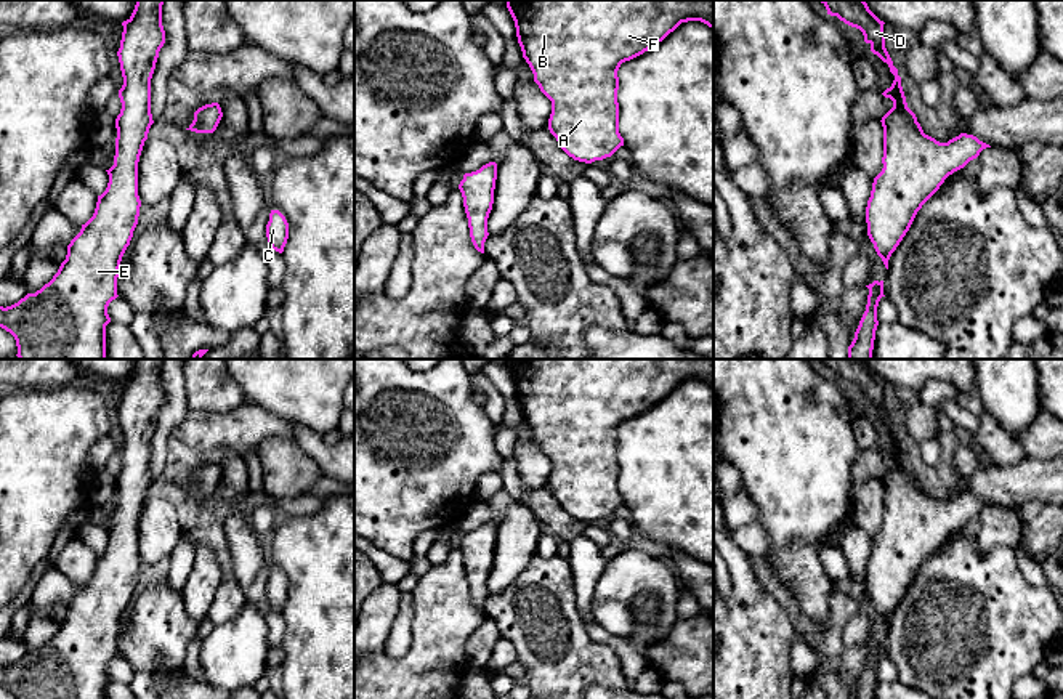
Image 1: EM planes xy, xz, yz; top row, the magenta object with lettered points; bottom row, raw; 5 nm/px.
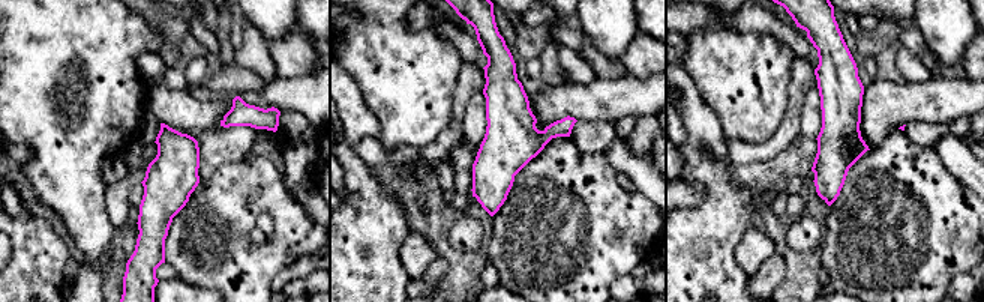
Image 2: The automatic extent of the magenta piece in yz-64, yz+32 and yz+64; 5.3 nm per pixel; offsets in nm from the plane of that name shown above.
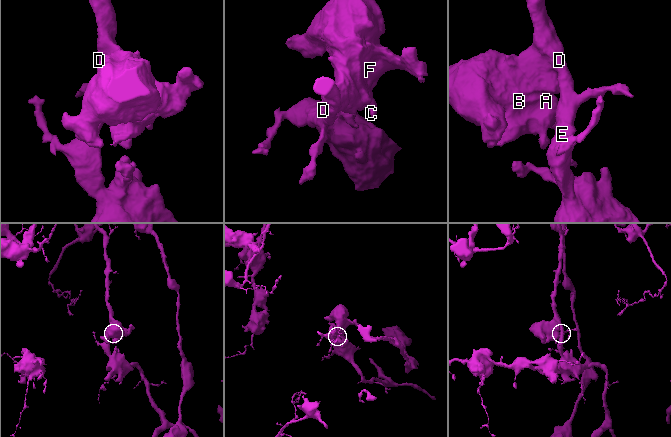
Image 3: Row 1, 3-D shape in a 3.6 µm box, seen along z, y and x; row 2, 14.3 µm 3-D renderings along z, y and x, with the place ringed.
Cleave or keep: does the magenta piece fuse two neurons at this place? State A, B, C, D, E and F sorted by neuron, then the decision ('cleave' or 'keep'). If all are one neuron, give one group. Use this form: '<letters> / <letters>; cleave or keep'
A B C D E F; keep

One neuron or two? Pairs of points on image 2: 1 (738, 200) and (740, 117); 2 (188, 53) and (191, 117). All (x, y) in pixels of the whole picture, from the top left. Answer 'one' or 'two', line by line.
1: two
2: two

